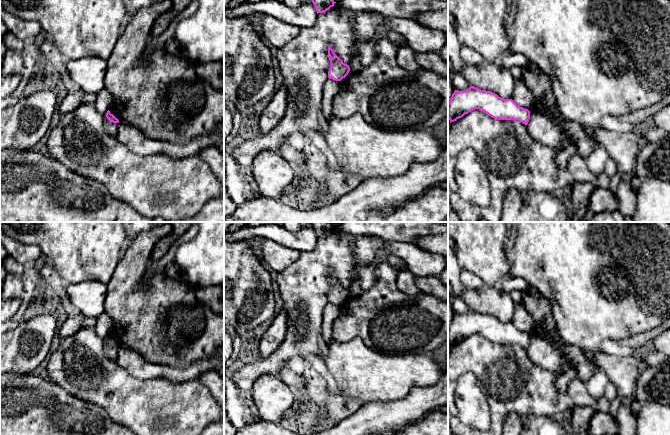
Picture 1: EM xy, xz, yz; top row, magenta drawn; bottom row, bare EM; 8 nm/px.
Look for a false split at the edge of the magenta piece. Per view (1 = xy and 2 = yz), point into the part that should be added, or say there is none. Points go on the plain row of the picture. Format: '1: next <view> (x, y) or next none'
1: next none
2: next none

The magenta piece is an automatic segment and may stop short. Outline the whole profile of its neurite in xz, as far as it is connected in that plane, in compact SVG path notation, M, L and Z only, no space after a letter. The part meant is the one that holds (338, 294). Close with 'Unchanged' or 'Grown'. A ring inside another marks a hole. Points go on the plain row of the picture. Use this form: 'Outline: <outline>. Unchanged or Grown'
Outline: M330 270L328 271L328 279L331 288L328 295L328 302L335 305L341 305L348 299L350 291L342 286Z. Unchanged

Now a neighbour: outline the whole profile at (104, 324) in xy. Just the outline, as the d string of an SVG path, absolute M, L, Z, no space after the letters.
M101 314L97 318L96 326L94 327L95 332L102 338L106 338L108 333L113 328L113 321L107 314Z

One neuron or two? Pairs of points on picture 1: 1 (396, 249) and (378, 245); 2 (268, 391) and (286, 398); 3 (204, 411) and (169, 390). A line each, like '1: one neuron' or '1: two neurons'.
1: one neuron
2: one neuron
3: one neuron

